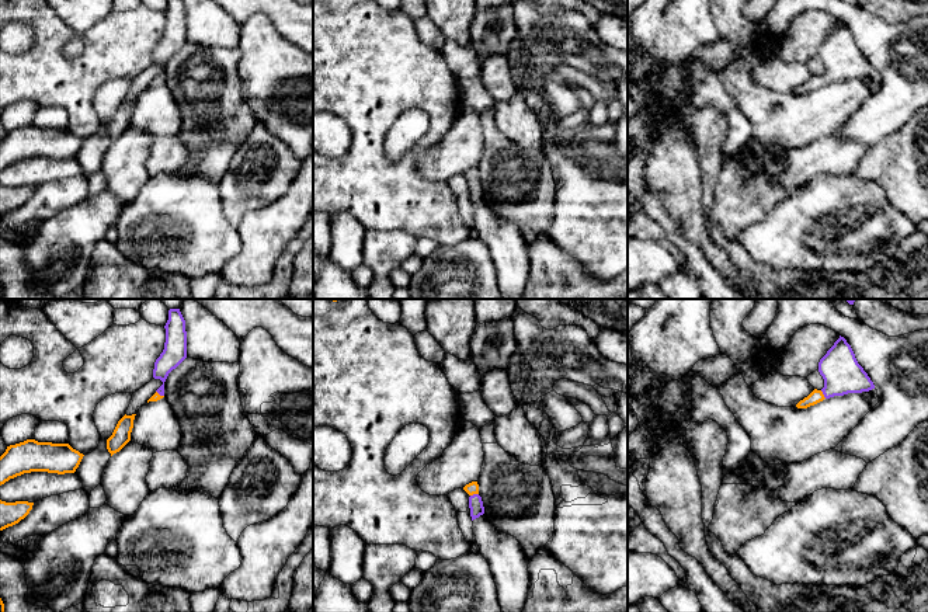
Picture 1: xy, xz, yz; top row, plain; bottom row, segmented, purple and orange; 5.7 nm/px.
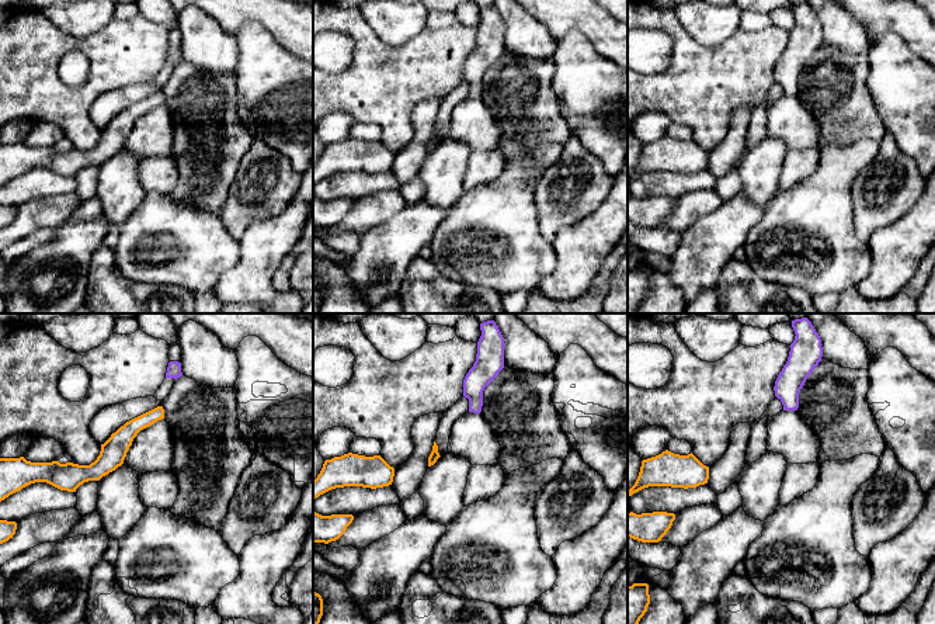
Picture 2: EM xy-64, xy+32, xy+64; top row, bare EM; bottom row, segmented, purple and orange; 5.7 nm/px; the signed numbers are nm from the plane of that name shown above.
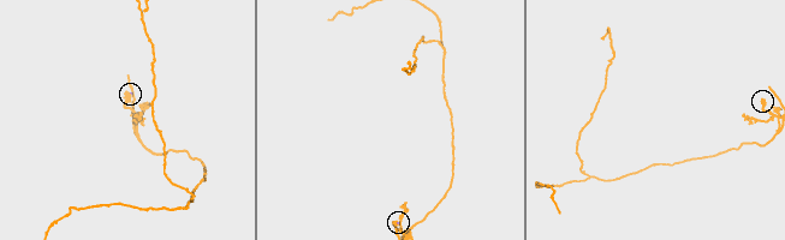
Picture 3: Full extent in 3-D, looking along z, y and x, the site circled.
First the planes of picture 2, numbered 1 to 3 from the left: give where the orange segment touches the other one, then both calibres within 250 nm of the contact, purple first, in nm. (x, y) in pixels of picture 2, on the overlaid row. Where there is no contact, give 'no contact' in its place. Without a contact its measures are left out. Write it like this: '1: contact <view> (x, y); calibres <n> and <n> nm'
1: no contact
2: no contact
3: no contact

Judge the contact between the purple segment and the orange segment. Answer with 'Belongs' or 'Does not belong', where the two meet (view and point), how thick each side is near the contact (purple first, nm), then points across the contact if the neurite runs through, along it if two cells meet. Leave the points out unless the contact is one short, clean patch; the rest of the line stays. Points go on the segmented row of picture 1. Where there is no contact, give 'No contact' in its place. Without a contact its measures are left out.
Belongs. Touches purple at xz (473, 494). Thickness 80 nm (purple) against 70 nm. Path across: xz (476, 507), (473, 494), (471, 489)

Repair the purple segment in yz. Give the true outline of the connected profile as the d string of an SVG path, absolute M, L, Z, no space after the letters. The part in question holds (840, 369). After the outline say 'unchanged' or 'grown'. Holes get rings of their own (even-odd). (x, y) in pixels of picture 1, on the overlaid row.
M841 335L820 359L818 372L824 379L824 387L821 390L814 389L796 404L797 408L807 408L834 396L875 389L873 382L858 364L851 345Z | grown

